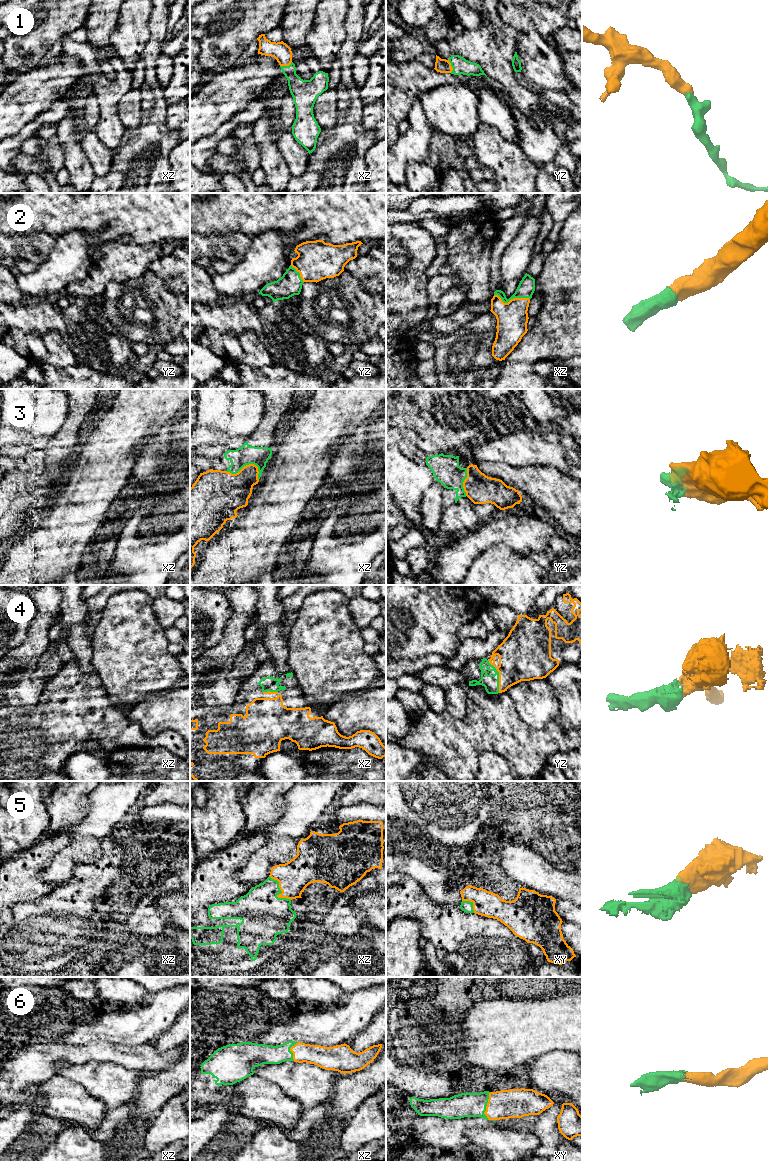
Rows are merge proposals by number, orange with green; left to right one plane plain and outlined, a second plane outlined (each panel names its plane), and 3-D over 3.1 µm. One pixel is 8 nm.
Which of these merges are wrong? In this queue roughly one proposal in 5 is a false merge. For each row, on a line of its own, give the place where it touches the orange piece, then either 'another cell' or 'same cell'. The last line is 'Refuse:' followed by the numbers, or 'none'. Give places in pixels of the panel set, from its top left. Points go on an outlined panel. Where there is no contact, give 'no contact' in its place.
1: meets orange in yz at (451, 66); same cell
2: meets orange in xz at (512, 299); same cell
3: meets orange in xz at (245, 466); same cell
4: meets orange in yz at (499, 676); same cell
5: meets orange in xz at (282, 892); same cell
6: meets orange in xy at (486, 1106); same cell
Refuse: none

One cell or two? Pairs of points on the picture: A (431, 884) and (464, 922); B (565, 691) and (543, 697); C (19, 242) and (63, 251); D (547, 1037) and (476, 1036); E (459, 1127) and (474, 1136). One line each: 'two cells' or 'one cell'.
A: two cells
B: two cells
C: two cells
D: one cell
E: two cells

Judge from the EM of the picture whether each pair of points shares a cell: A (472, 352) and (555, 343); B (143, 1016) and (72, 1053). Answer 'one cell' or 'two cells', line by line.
A: two cells
B: two cells

